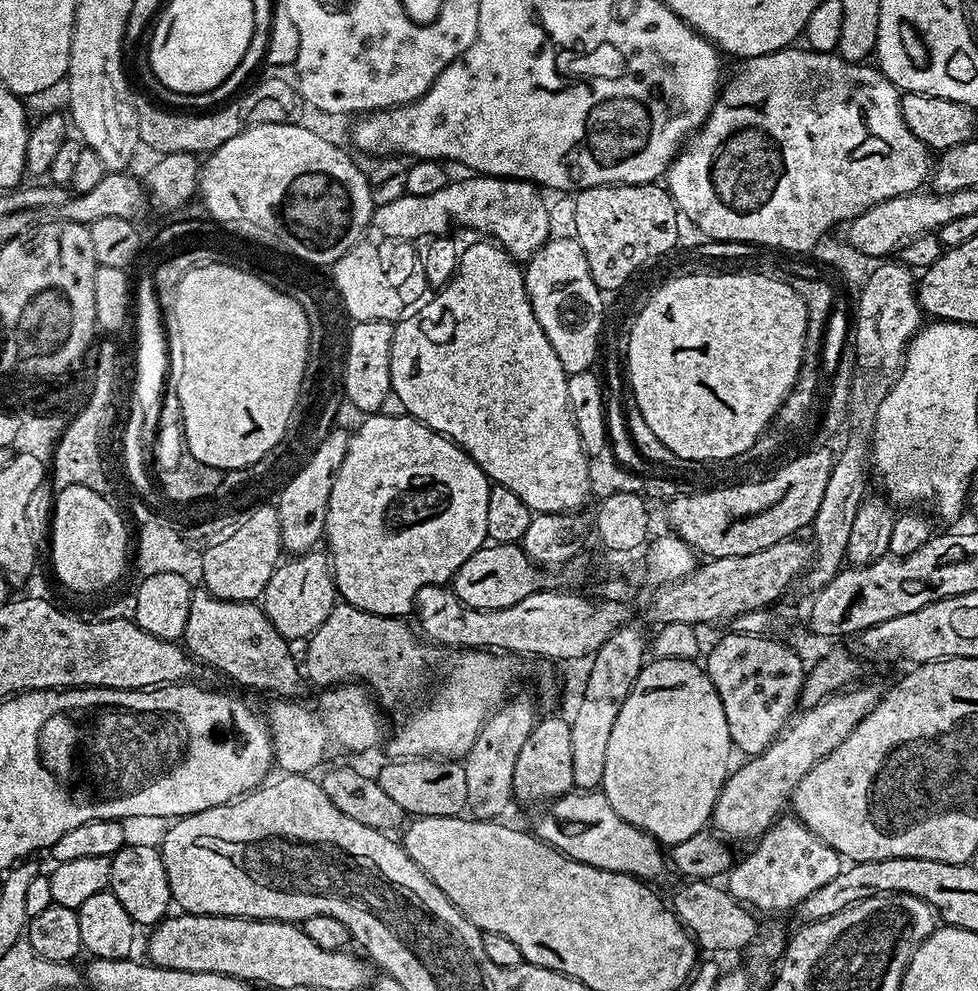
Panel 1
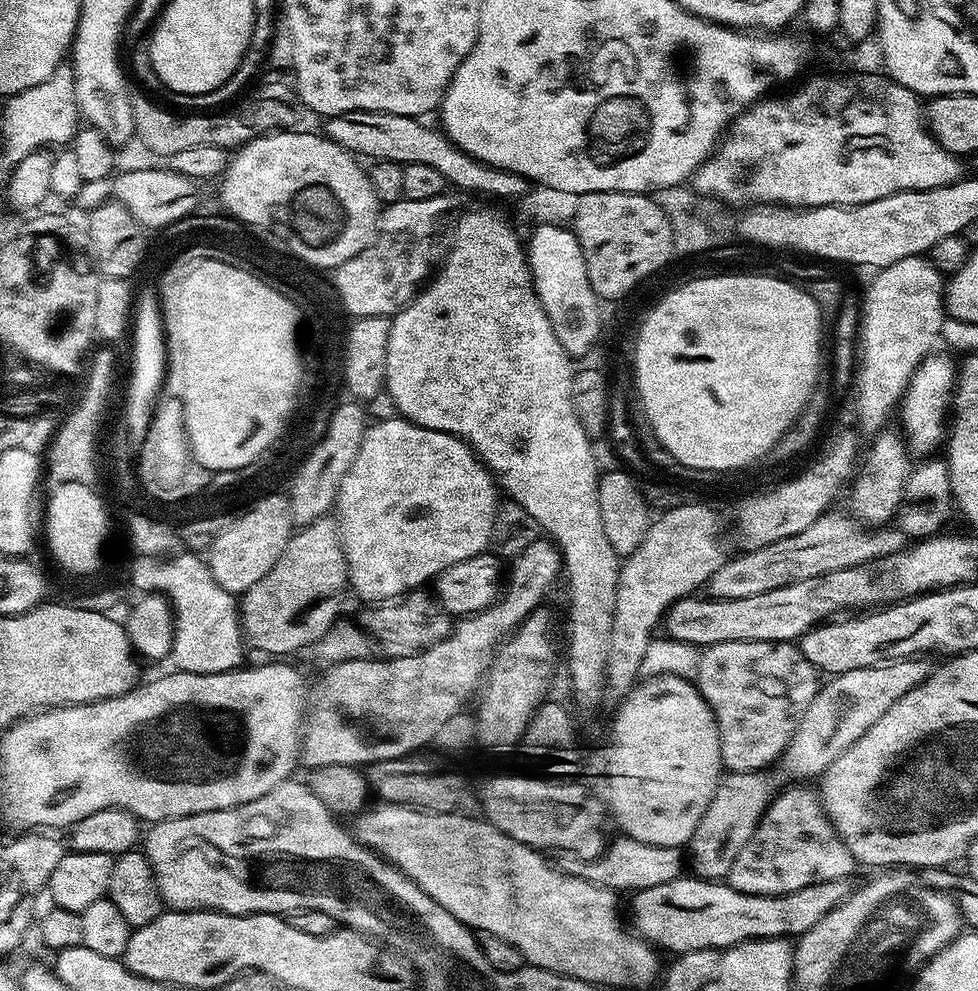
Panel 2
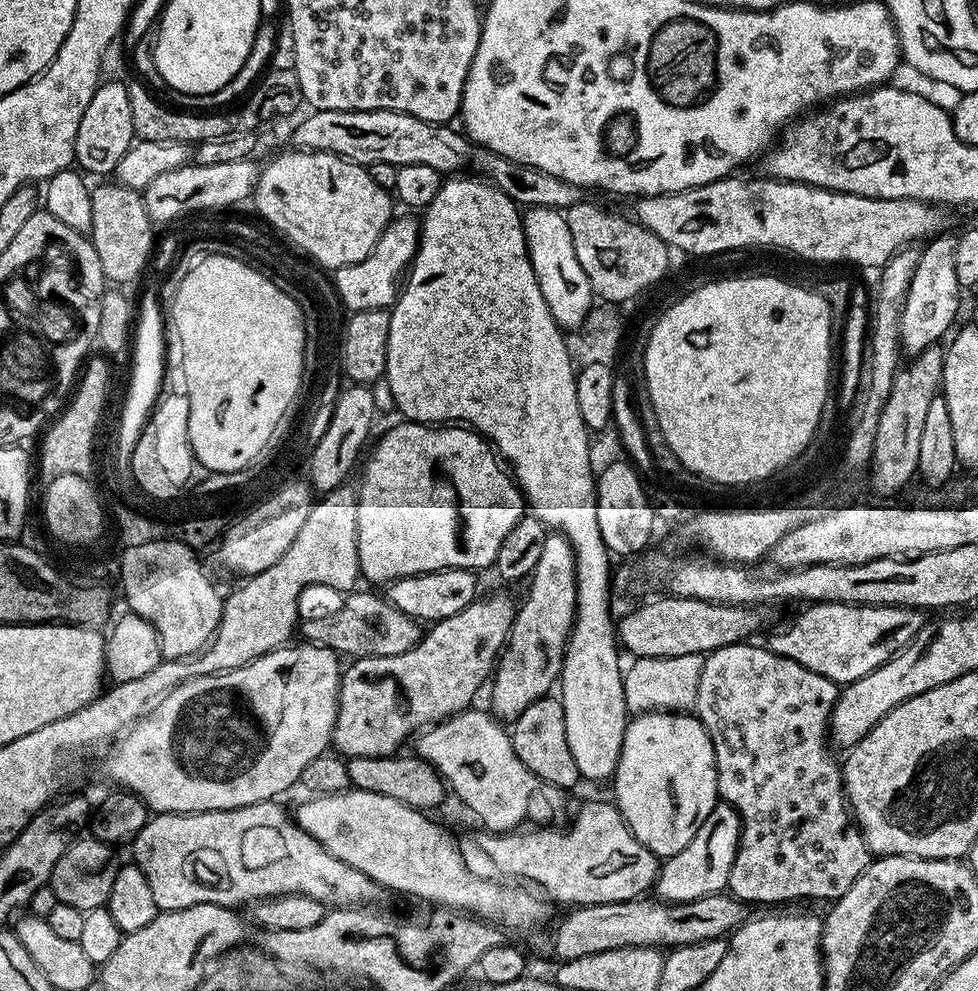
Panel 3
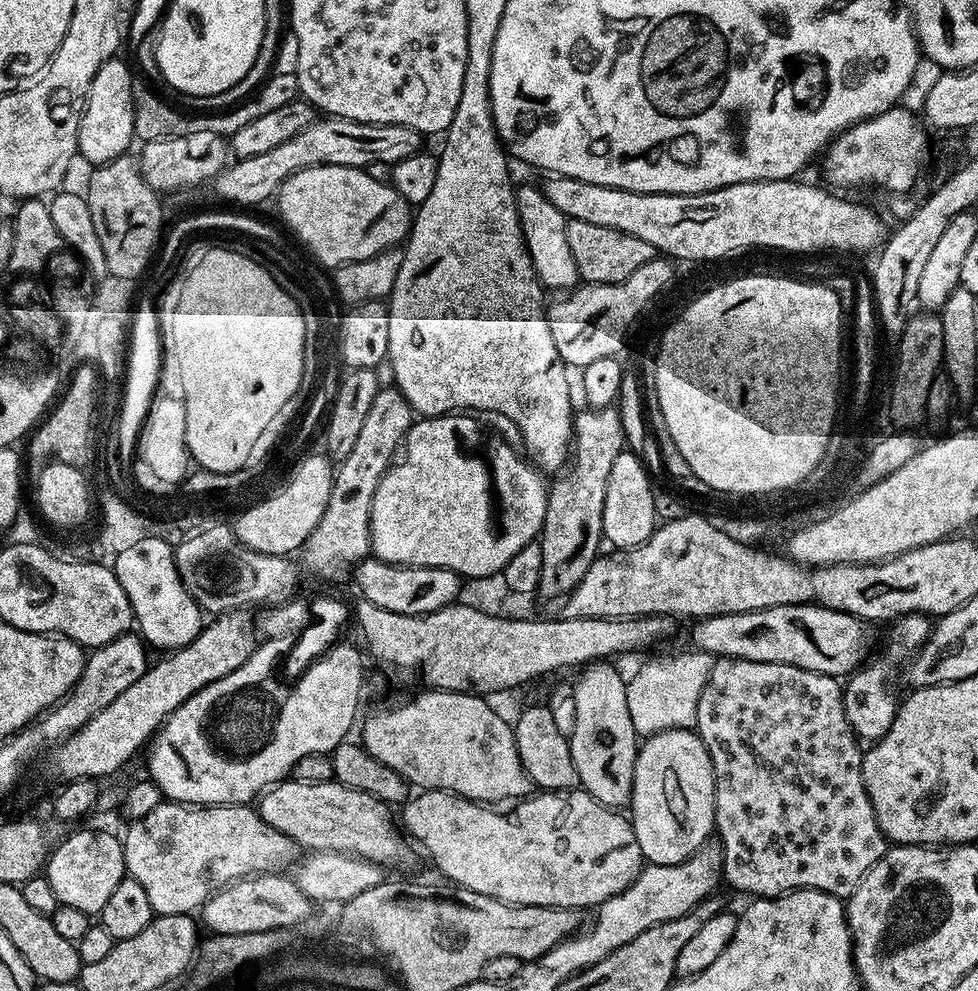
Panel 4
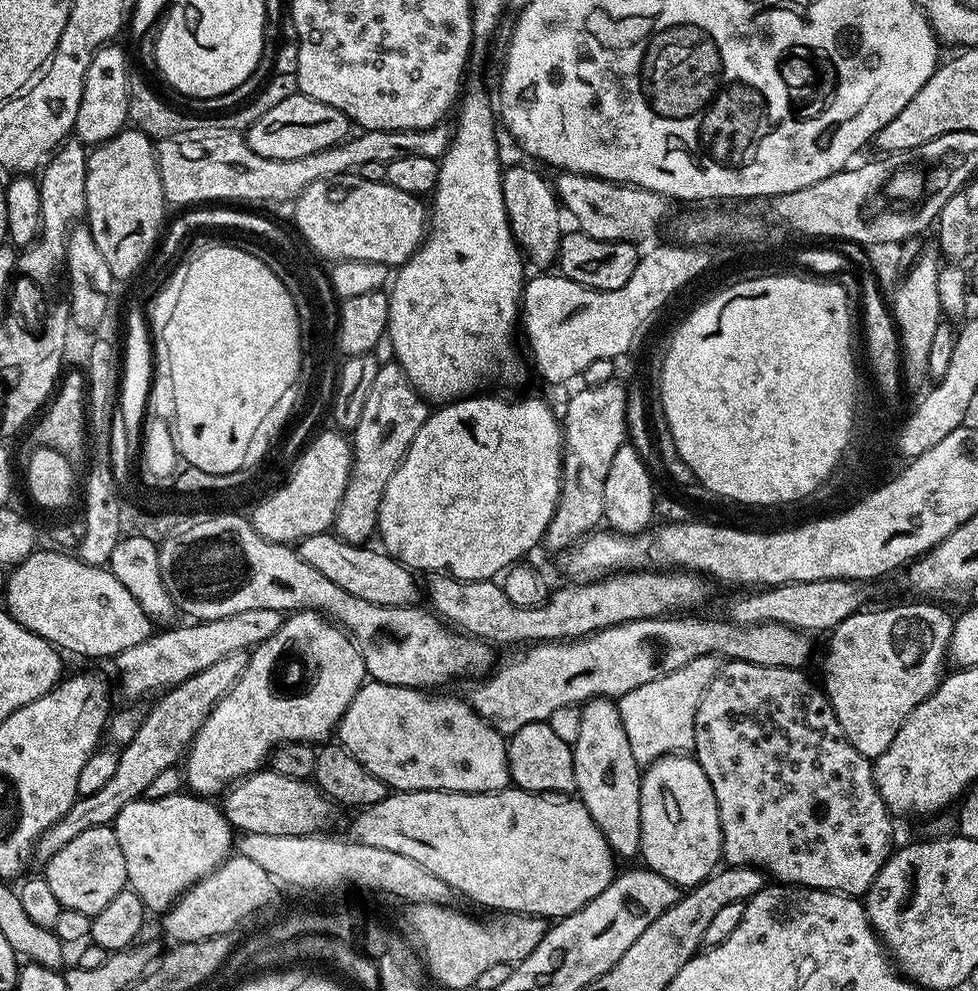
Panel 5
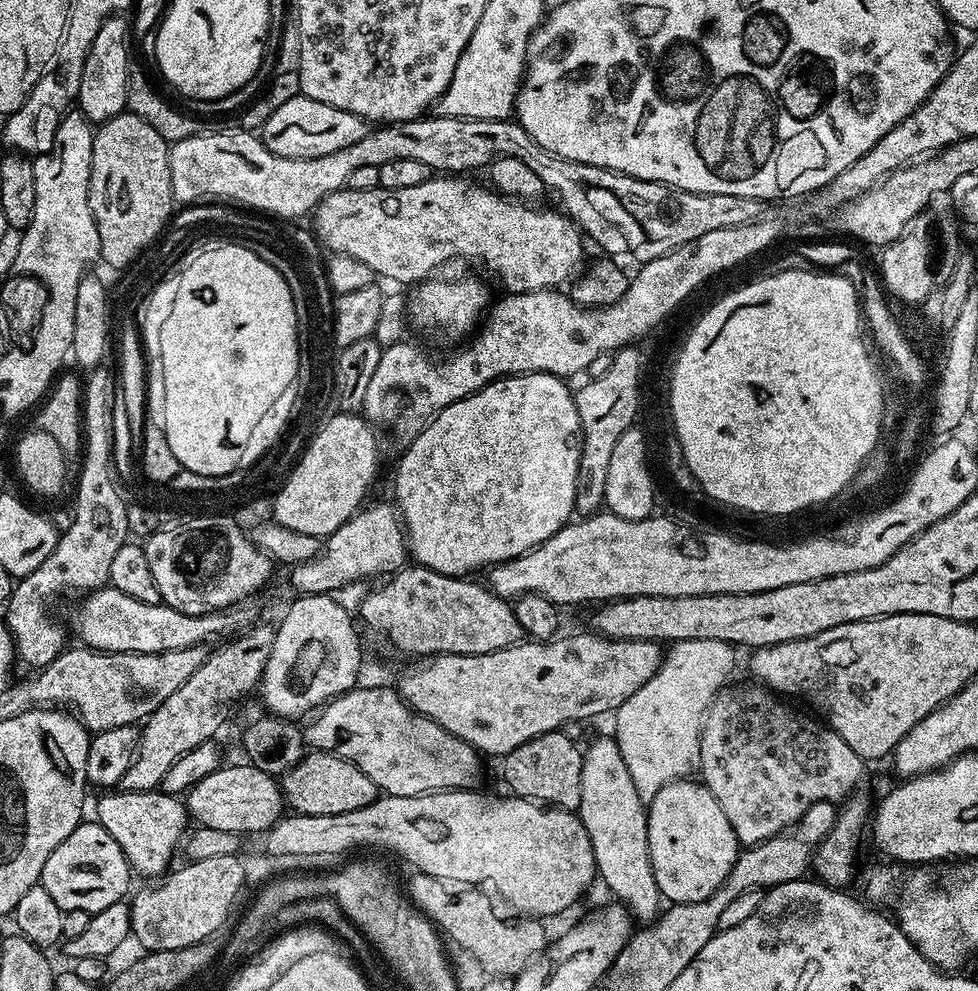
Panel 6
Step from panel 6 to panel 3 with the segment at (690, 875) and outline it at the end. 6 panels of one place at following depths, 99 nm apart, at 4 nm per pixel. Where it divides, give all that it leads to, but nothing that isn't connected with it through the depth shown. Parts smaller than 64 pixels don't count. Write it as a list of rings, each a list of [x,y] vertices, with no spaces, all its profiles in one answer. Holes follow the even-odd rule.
[[[641,712],[628,721],[622,738],[622,754],[618,758],[616,775],[610,781],[616,787],[614,803],[628,828],[658,858],[678,854],[698,834],[698,826],[706,822],[710,810],[718,803],[716,763],[710,734],[694,714],[688,712]]]

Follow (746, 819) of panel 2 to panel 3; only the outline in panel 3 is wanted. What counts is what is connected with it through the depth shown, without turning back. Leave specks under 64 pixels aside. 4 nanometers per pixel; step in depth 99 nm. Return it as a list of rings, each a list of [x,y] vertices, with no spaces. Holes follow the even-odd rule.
[[[717,803],[714,810],[698,826],[698,834],[686,842],[678,854],[667,857],[656,873],[654,892],[659,899],[670,904],[692,902],[723,893],[728,886],[730,866],[734,866],[736,848],[740,845],[740,814],[731,804]]]

